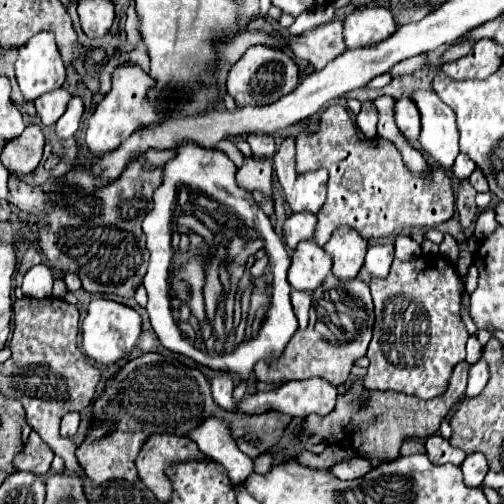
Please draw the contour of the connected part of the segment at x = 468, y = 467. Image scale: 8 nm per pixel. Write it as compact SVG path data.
M470 454L466 456L466 460L462 462L462 474L464 474L464 484L466 486L480 486L486 472L488 472L488 464L484 454Z

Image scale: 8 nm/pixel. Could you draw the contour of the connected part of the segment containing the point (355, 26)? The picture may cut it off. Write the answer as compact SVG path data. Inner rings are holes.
M380 6L356 10L344 18L344 40L348 48L364 48L388 40L396 32L392 12Z

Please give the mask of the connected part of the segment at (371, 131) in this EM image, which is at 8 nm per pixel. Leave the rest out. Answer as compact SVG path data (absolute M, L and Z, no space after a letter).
M364 102L360 114L356 116L356 126L366 138L376 138L376 124L378 124L378 110L374 102Z

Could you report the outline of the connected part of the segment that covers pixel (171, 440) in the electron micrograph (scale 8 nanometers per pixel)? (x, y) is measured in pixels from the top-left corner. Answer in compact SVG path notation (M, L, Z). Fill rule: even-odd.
M154 434L138 454L136 468L142 482L154 492L154 496L160 502L168 502L174 494L174 488L166 476L166 470L178 462L206 458L208 456L204 456L204 452L200 452L200 448L196 448L196 442L188 436Z

